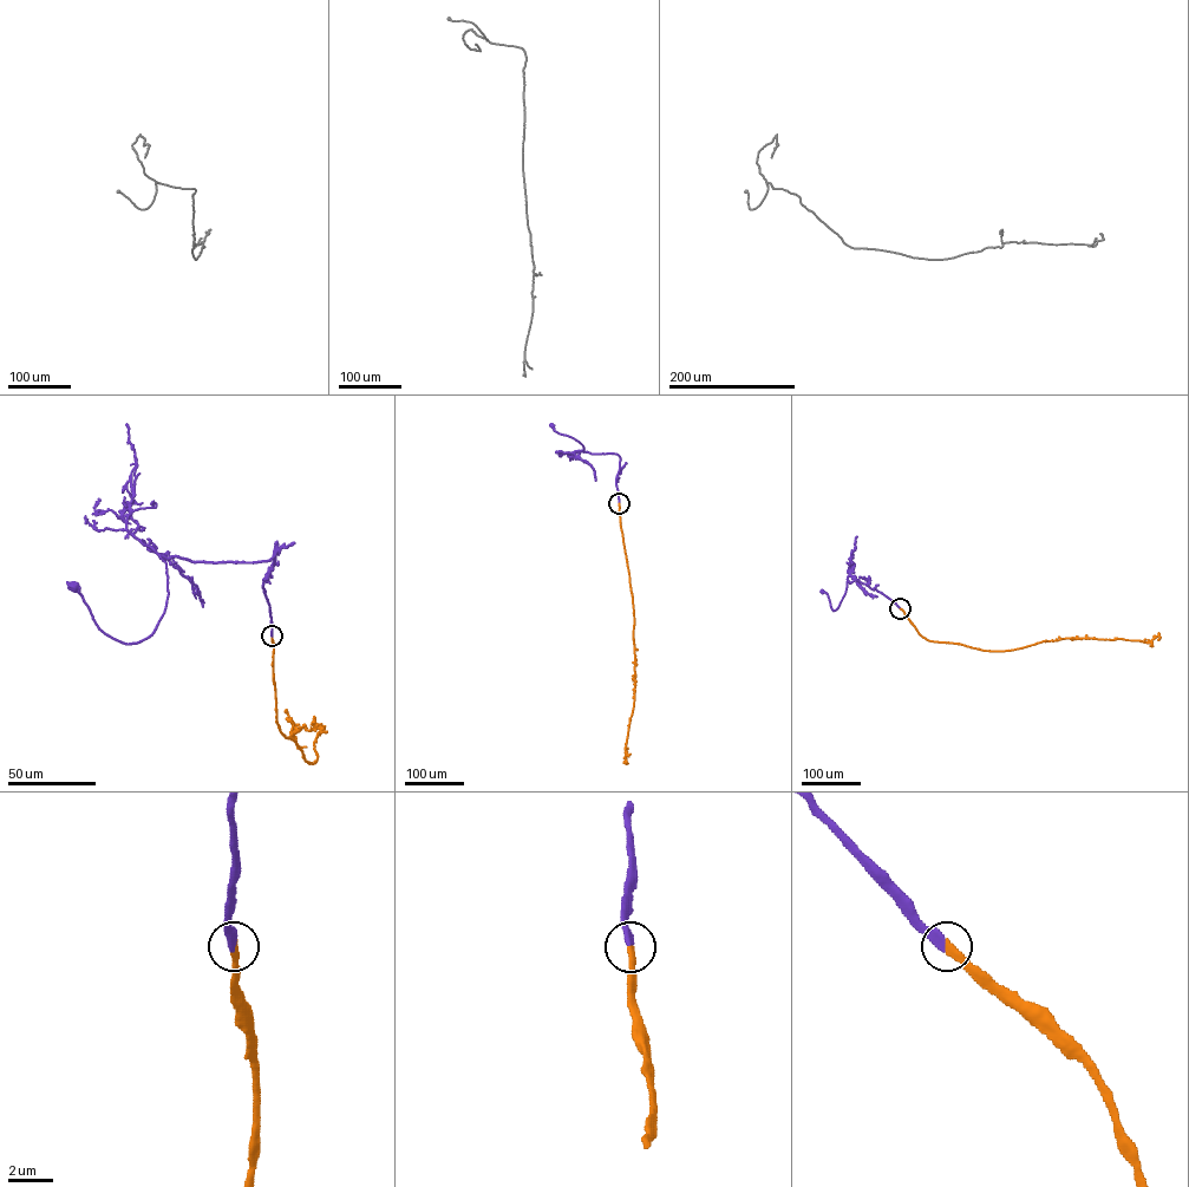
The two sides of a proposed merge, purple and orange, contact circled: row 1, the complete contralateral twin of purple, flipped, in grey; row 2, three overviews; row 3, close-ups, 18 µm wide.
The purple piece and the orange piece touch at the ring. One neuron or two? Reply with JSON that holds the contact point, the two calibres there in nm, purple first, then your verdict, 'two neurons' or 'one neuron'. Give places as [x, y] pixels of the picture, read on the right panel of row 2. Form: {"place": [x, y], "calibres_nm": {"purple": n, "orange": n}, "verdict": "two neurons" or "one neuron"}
{"place": [900, 608], "calibres_nm": {"purple": 400, "orange": 320}, "verdict": "one neuron"}

